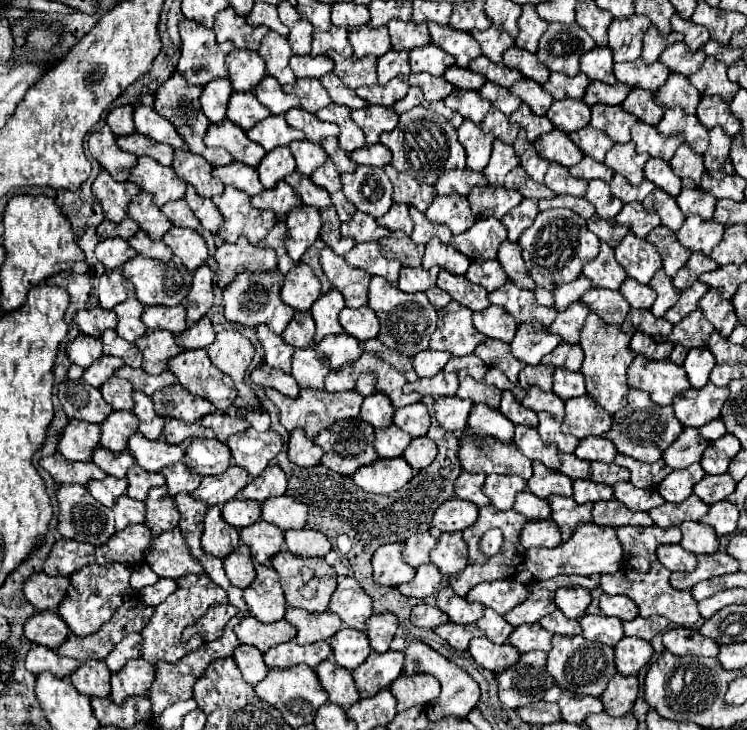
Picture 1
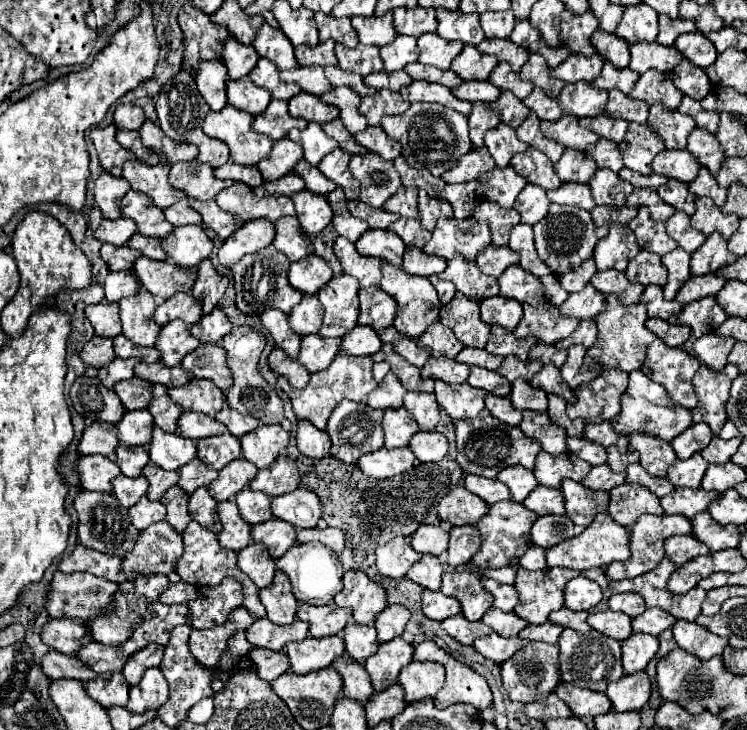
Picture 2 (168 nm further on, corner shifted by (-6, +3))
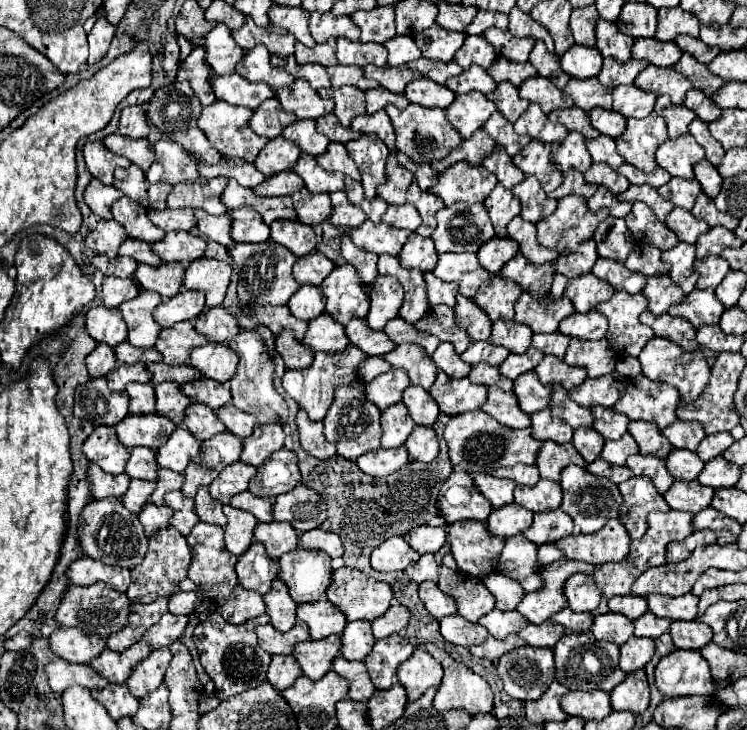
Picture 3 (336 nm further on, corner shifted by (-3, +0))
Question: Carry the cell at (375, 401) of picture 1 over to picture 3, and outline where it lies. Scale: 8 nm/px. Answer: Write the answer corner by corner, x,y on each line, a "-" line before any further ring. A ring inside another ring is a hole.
390,369
388,373
376,377
366,385
366,399
374,405
378,405
380,411
388,409
390,405
396,405
402,401
402,393
408,387
406,371
400,369

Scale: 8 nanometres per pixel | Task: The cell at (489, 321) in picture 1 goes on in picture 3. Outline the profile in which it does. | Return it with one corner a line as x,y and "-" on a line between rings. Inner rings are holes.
494,275
490,279
490,283
484,283
478,289
478,295
474,297
474,301
478,303
478,307
482,311
486,311
486,315
492,321
498,319
514,319
514,303
520,297
520,287
510,283
508,279
502,279
500,275

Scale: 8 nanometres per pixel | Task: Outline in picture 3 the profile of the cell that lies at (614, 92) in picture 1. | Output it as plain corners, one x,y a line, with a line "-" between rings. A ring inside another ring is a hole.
604,59
602,71
598,73
598,81
608,89
614,89
618,85
632,85
636,75
646,67
648,63
636,59
630,59
626,63
618,63
616,59

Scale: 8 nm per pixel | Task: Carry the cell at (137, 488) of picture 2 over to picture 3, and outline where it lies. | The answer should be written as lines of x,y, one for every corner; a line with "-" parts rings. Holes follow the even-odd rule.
130,479
130,487
122,497
122,503
126,509
138,513
142,509
142,503
148,503
150,495
154,491
154,481
142,481
142,479

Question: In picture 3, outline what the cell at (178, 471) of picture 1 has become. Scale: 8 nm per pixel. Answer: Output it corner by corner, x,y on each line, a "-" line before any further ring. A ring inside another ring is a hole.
192,461
192,463
186,467
186,471
184,471
184,479
186,479
186,481
184,481
184,485
182,485
180,491
182,491
184,497
194,497
198,487
210,485
216,477
218,477
216,471
210,471
210,469
206,469
206,467
202,467
200,463

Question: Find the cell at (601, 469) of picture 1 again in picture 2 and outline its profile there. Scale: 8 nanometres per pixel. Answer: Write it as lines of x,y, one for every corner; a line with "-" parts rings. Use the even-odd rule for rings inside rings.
607,448
607,454
609,454
609,468
613,472
625,472
625,468
631,464
631,462
637,462
637,452
625,452
621,454
617,448

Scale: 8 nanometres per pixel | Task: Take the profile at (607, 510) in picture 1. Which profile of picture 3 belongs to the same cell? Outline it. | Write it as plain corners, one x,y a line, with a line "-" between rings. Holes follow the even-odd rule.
632,477
618,485
624,501
620,507
620,523
626,527
632,539
640,539
646,531
646,515
650,511
670,511
662,495
646,477

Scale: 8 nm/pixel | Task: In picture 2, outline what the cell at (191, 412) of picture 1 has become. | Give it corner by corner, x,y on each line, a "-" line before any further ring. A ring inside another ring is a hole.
193,378
185,386
171,388
169,396
185,410
195,410
211,416
215,416
225,404
225,394
213,384
213,380
205,380
205,378
201,380

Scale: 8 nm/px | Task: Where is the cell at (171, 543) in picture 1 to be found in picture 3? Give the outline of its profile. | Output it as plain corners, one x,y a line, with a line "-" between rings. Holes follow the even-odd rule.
196,523
192,533
186,537
186,541
190,543
192,549
192,563
188,569
188,579
194,581
194,585
198,585
198,589
212,601
216,603
224,603
230,595
230,591
238,585
238,577
234,571
236,565
236,555
232,555
230,551
226,551
224,547
224,539
222,539
224,531
218,525
206,525
206,523

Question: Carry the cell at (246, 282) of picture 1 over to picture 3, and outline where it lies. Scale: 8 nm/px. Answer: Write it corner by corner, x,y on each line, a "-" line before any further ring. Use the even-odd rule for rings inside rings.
272,239
264,243
236,243
228,247
228,253
238,269
238,299
242,305
286,305
298,291
300,283
292,277
296,257

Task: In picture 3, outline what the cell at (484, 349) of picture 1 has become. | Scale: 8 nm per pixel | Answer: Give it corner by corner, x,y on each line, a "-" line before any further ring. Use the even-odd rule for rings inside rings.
494,321
492,323
492,335
490,343
492,345
502,345
510,353
526,353
532,341
532,331
526,325
520,323
506,323
506,321

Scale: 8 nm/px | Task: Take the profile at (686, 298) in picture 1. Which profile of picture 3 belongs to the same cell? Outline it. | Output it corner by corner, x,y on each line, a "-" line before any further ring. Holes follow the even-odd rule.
710,257
710,259
696,261
694,271
700,275
696,281
698,289
708,289
708,287
716,289
722,283
722,279
726,277
726,273
730,271
730,267
722,257

